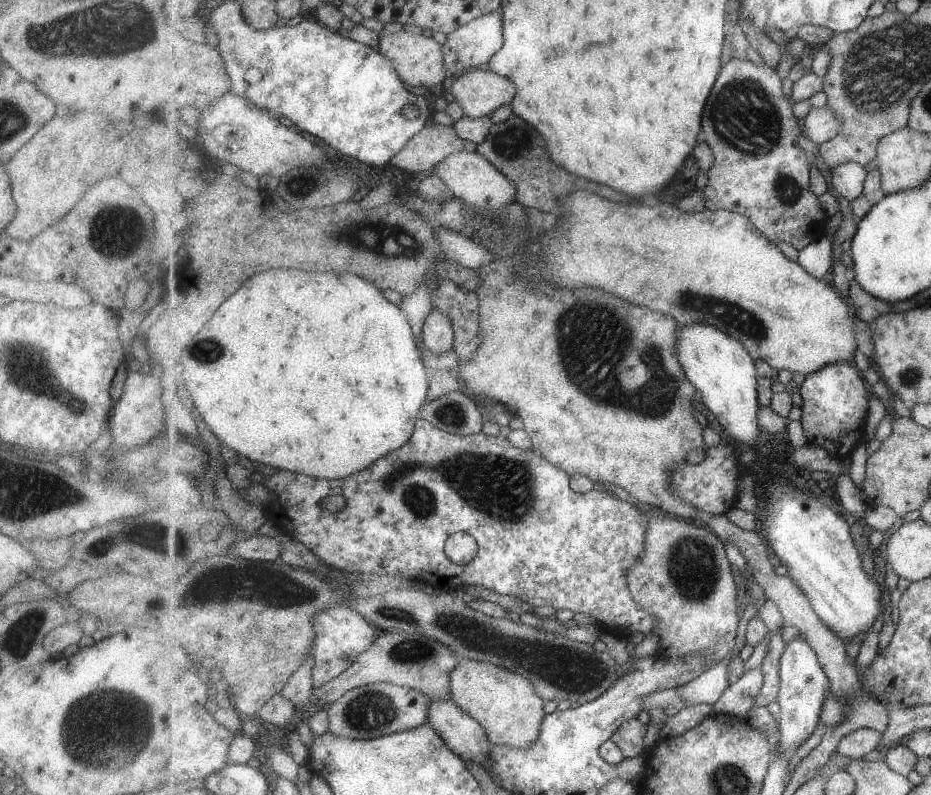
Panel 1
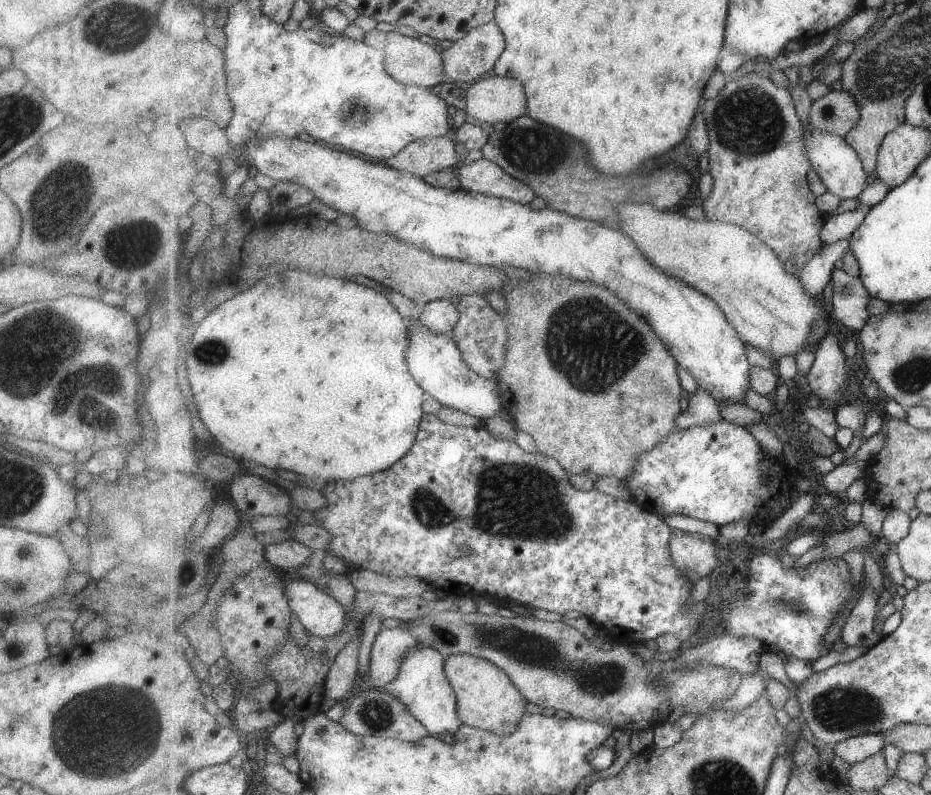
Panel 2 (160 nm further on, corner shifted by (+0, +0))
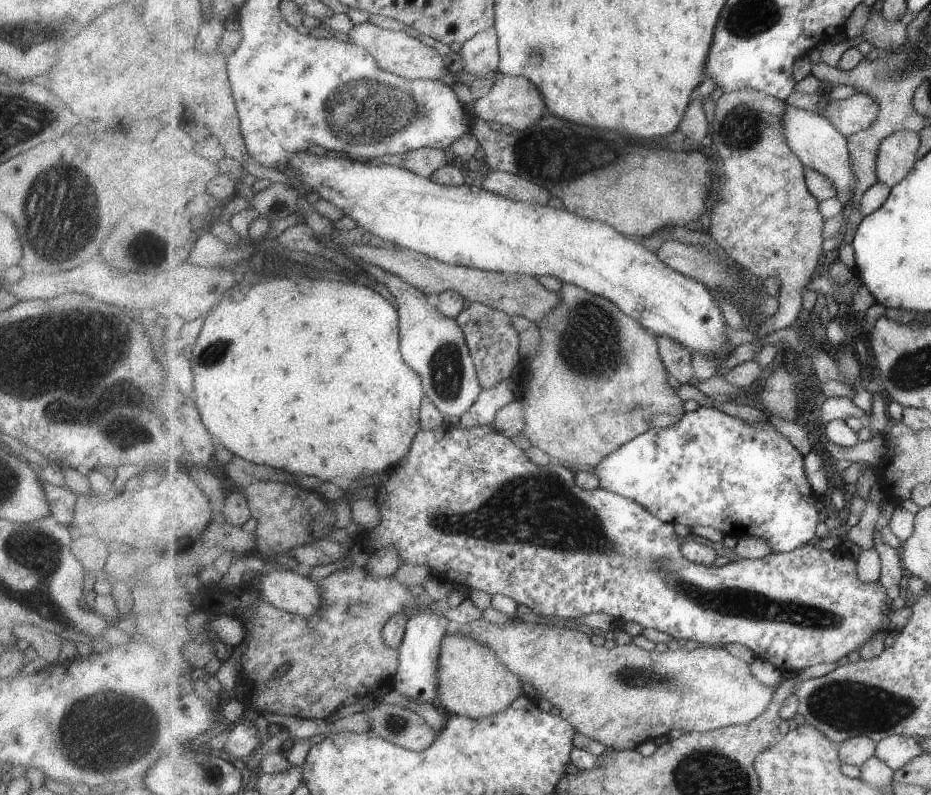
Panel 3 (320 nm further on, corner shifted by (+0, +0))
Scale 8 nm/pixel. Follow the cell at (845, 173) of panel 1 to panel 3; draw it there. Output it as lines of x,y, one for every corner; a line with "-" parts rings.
788,106
783,120
784,135
791,150
809,169
818,170
836,184
837,198
842,202
852,200
856,180
856,172
852,166
851,151
846,137
824,114
817,111

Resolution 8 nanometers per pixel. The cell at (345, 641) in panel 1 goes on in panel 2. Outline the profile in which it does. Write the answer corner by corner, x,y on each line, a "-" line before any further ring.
305,578
289,580
286,595
292,611
309,633
331,638
346,625
348,617
345,608
315,583

